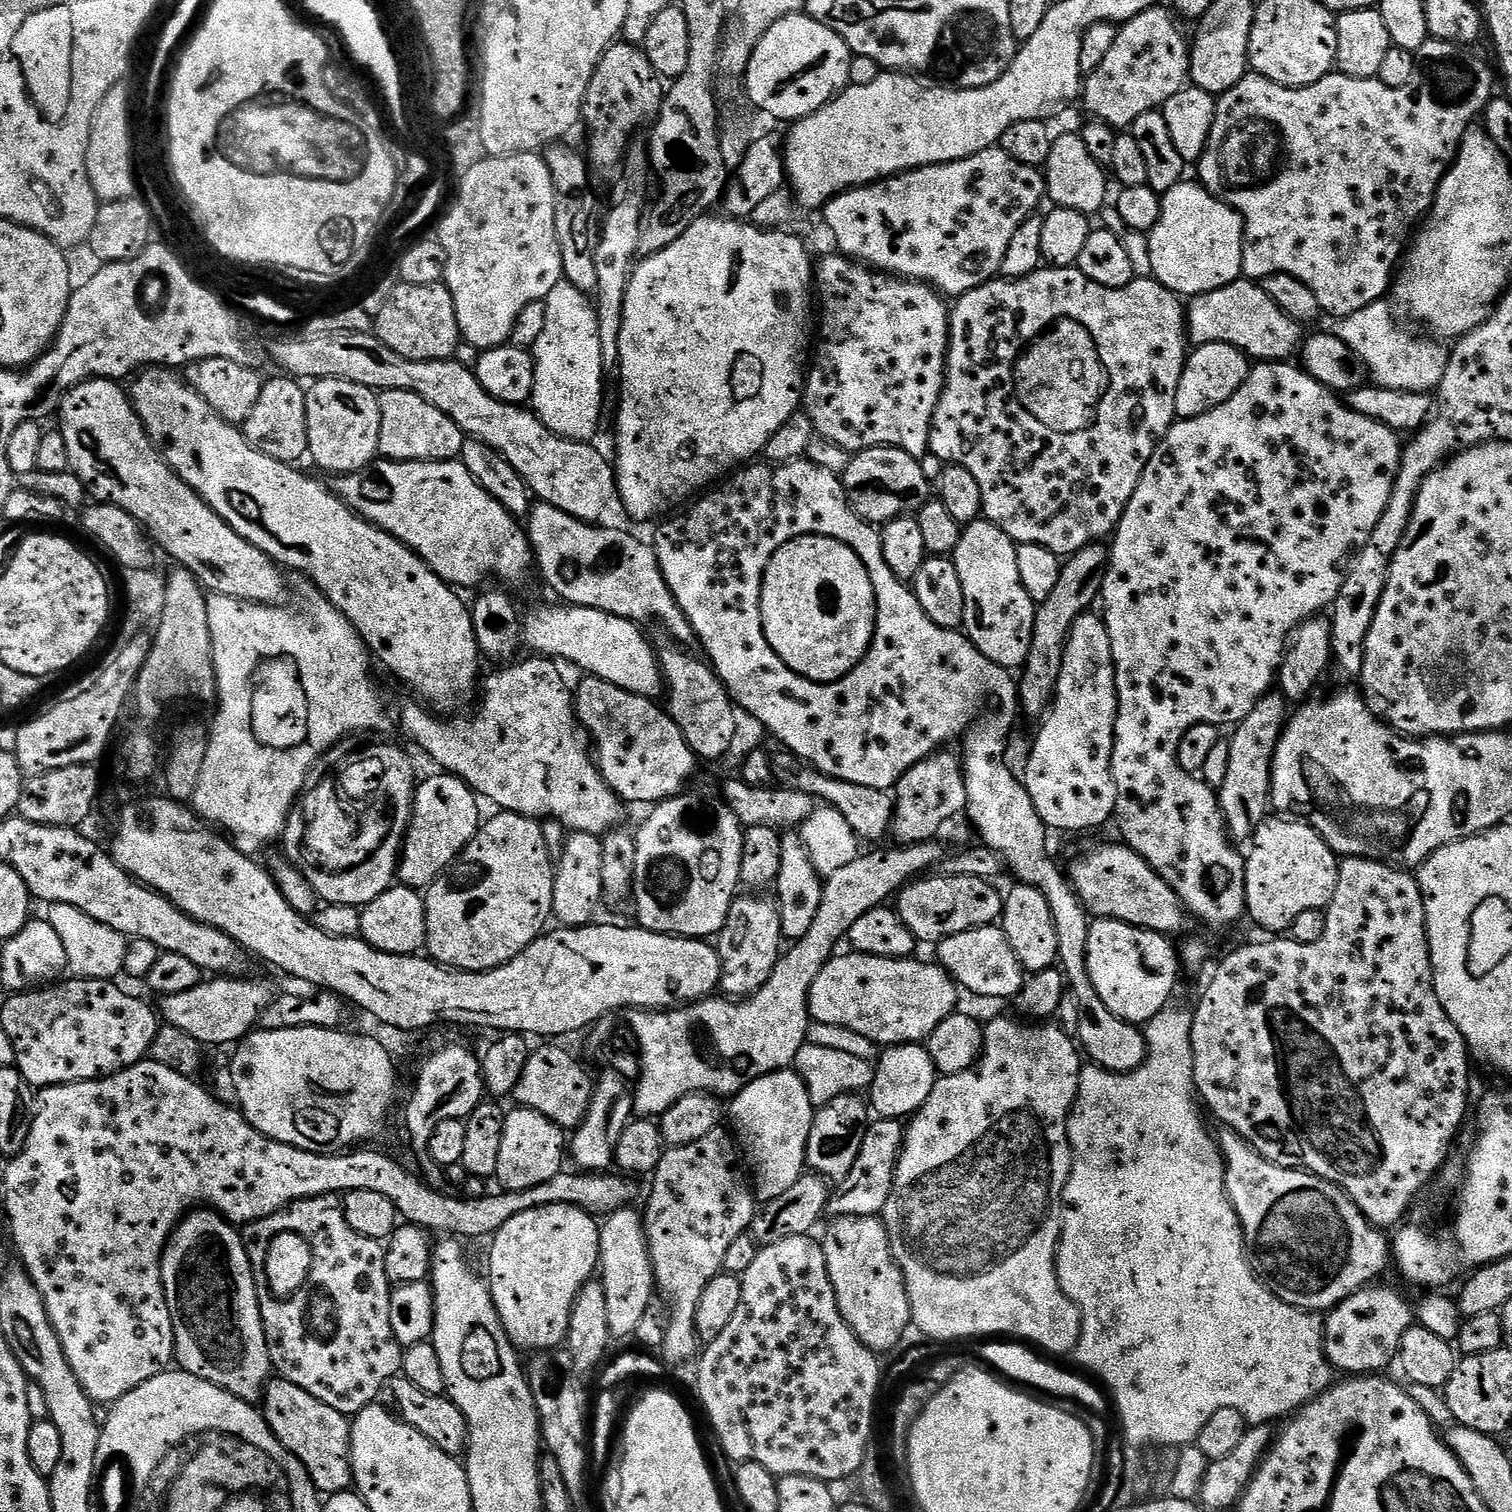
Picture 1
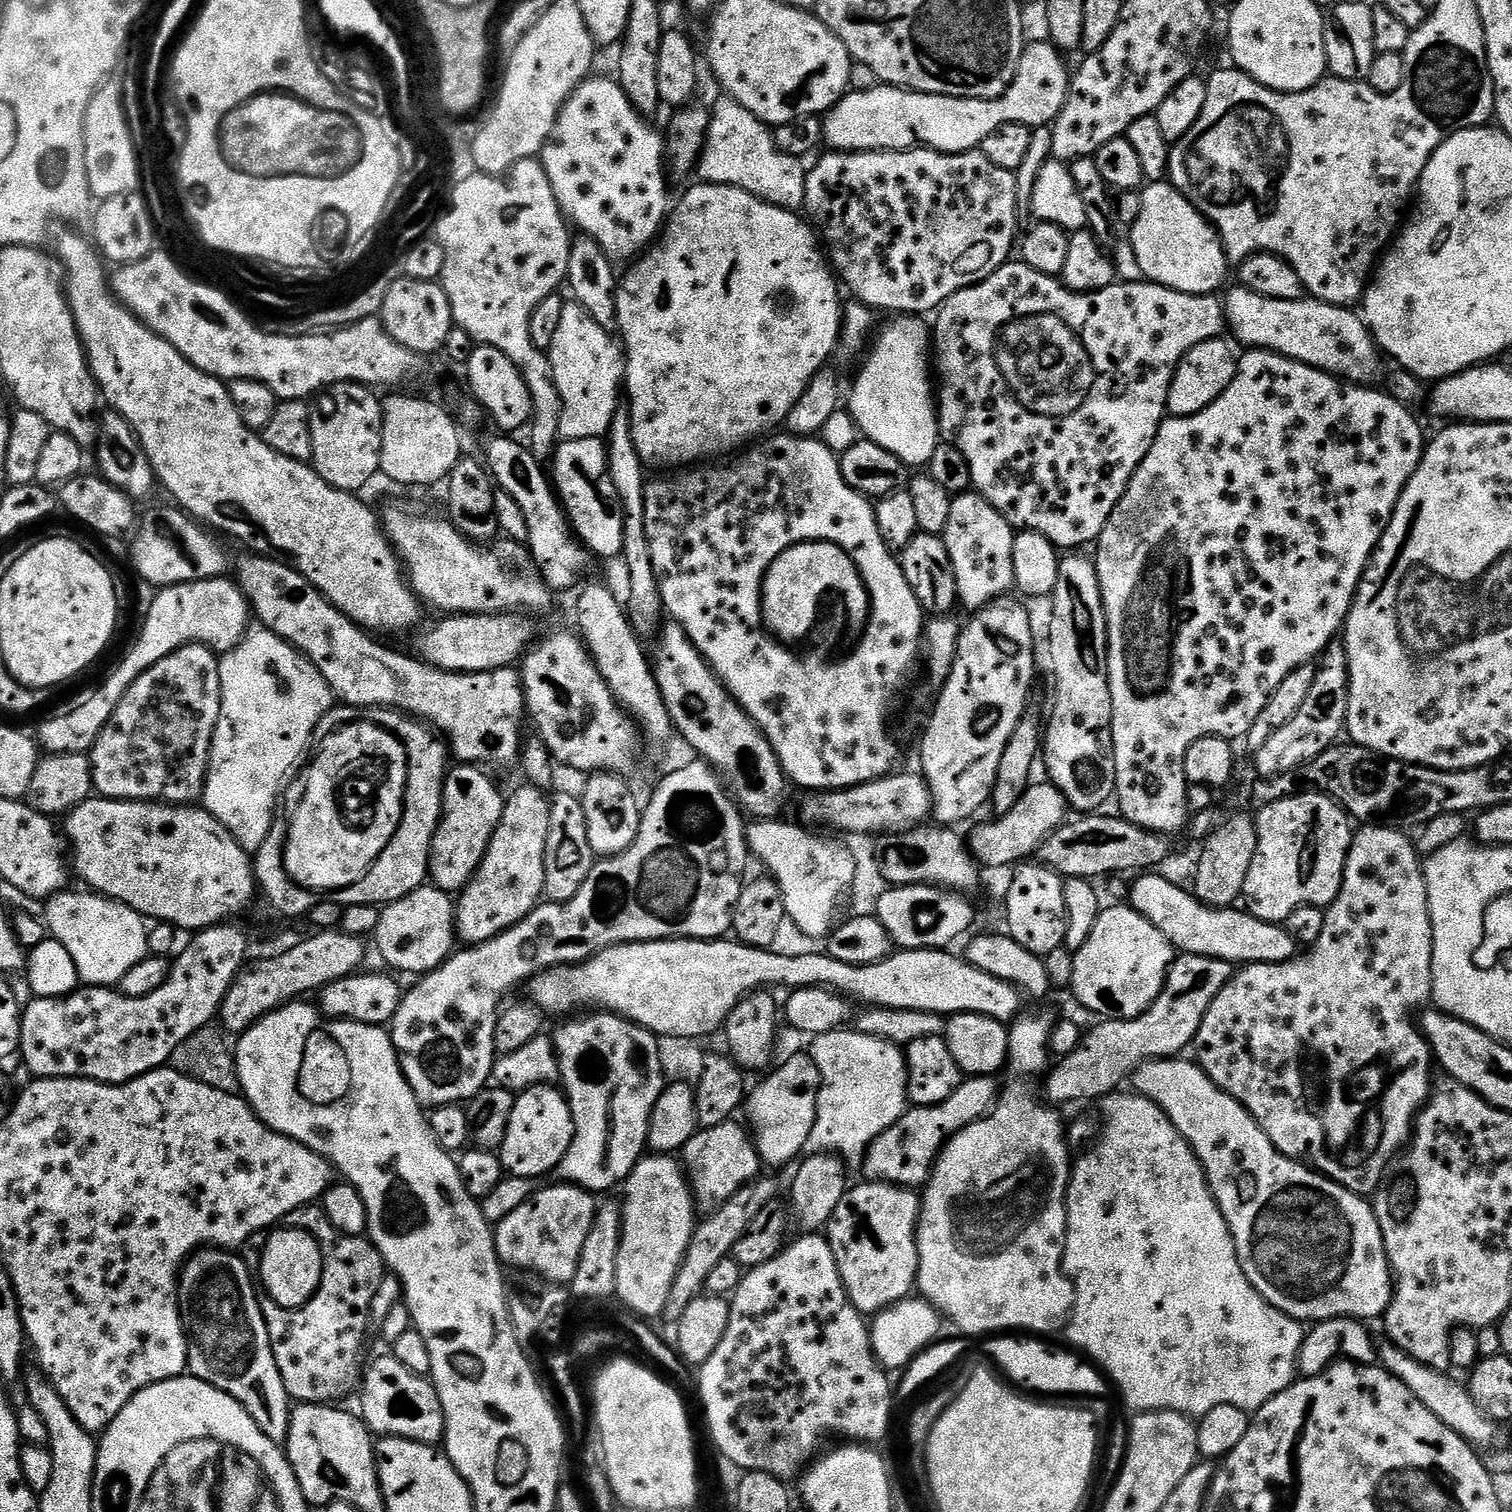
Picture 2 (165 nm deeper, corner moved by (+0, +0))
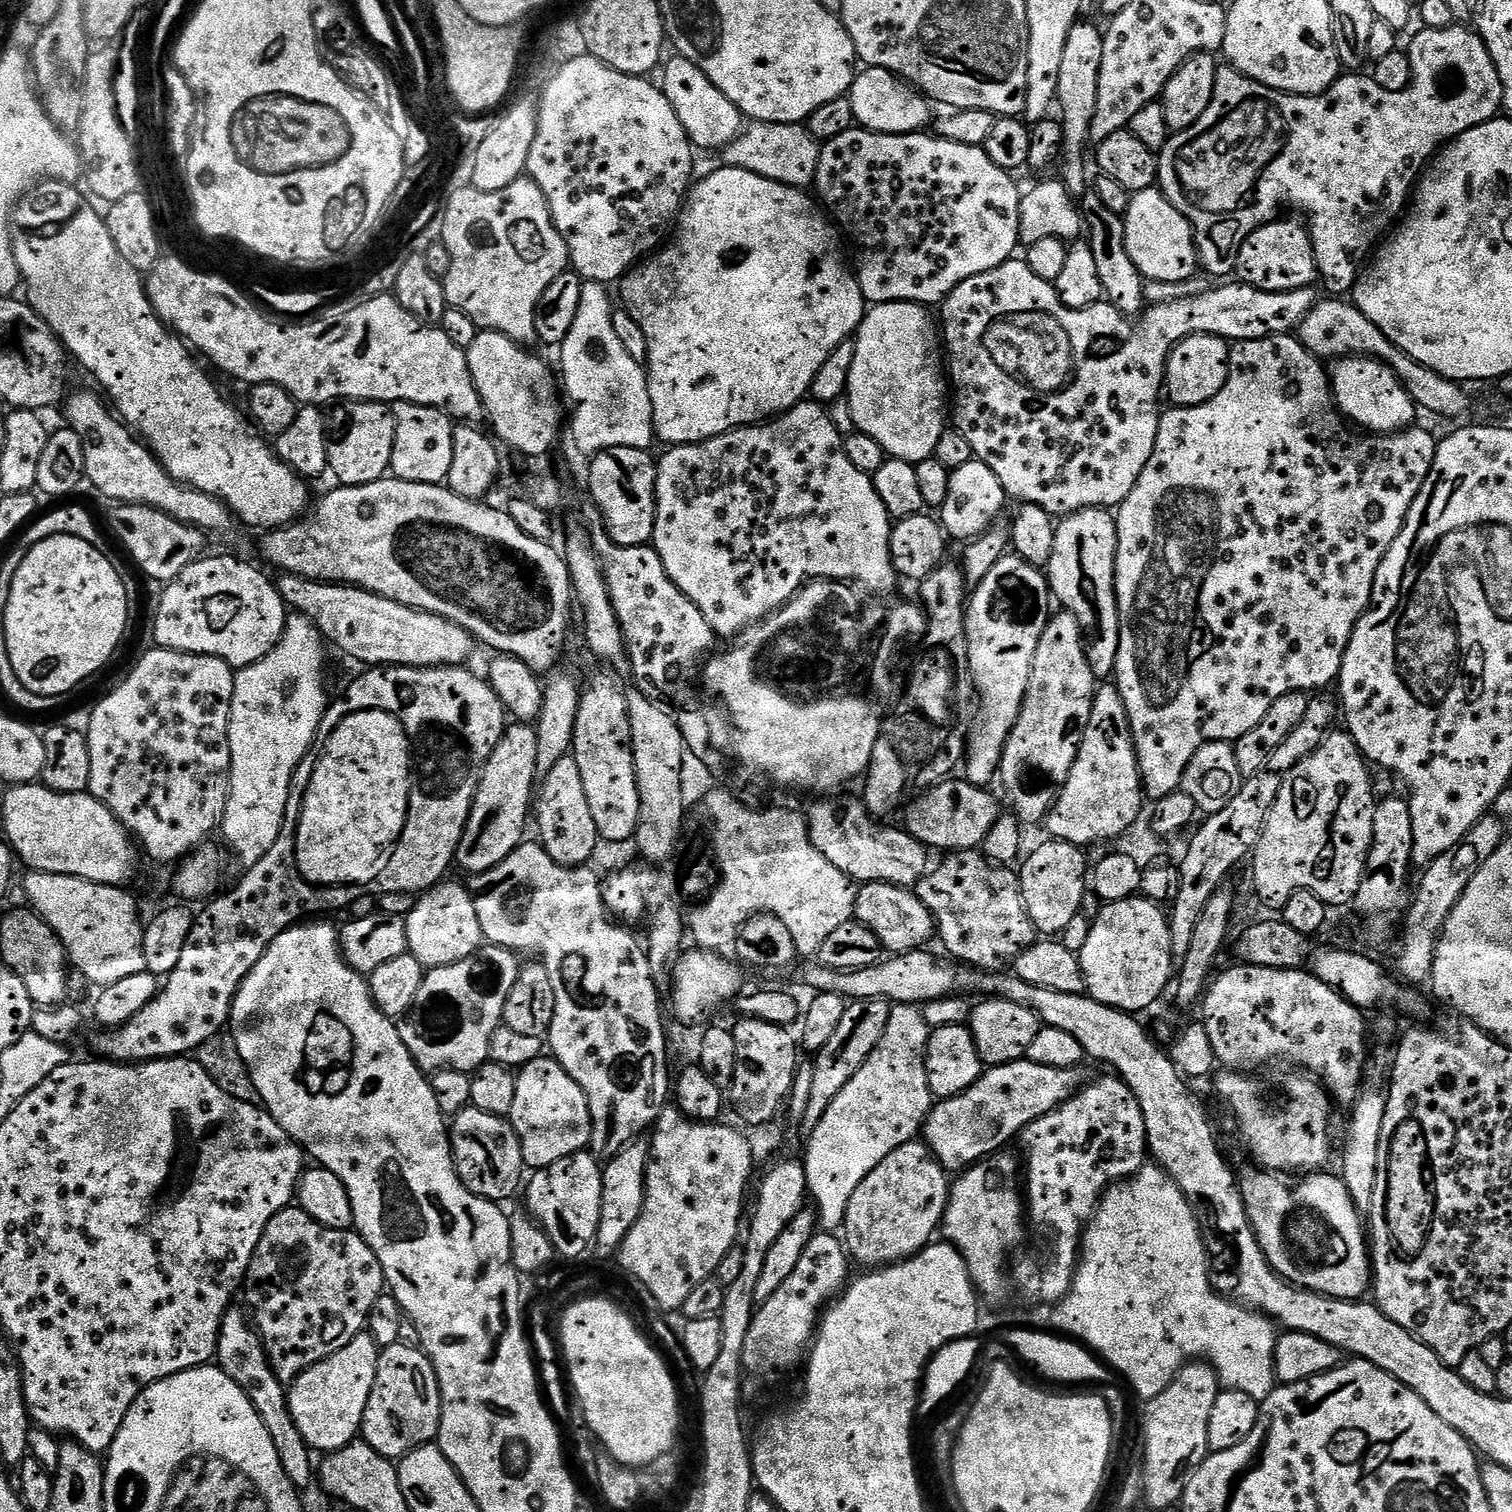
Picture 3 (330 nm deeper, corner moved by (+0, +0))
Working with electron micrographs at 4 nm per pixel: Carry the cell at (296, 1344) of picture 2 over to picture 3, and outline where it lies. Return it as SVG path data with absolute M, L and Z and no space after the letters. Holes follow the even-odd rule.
M299 1206L283 1208L268 1223L266 1230L262 1234L262 1238L258 1242L258 1246L254 1250L251 1260L248 1261L248 1273L244 1275L244 1283L242 1285L242 1297L244 1296L245 1302L248 1303L249 1309L247 1308L247 1311L250 1313L251 1323L258 1333L260 1341L264 1344L264 1353L268 1355L268 1362L272 1365L273 1374L285 1386L291 1385L292 1381L299 1378L308 1367L322 1362L323 1359L330 1358L336 1351L342 1350L347 1343L350 1343L356 1335L365 1331L368 1323L368 1315L374 1306L374 1302L378 1302L378 1298L385 1295L385 1292L386 1285L384 1283L382 1266L378 1262L374 1250L370 1250L370 1246L362 1239L360 1233L355 1230L343 1232L342 1230L334 1230L333 1228L322 1226L318 1222L314 1222L314 1218L310 1218L310 1214L306 1214Z

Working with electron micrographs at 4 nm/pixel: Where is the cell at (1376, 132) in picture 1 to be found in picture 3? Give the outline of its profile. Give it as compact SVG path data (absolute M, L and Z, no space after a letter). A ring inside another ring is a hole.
M1453 26L1442 30L1421 27L1419 31L1420 33L1412 40L1412 48L1407 49L1408 57L1412 59L1412 84L1401 92L1382 90L1382 86L1378 86L1378 82L1368 74L1344 74L1340 79L1335 80L1321 96L1289 96L1287 92L1275 92L1272 88L1262 86L1256 80L1243 76L1231 66L1217 67L1214 94L1210 98L1210 106L1206 106L1206 114L1202 114L1202 118L1198 118L1194 126L1169 135L1168 143L1158 153L1158 187L1164 197L1186 217L1192 227L1192 237L1196 239L1198 264L1203 271L1205 268L1212 276L1231 277L1236 271L1238 250L1242 242L1246 242L1248 235L1262 225L1269 224L1271 220L1277 219L1283 213L1280 212L1283 208L1293 208L1296 212L1304 212L1303 219L1306 221L1309 234L1312 235L1314 258L1320 271L1319 279L1322 284L1324 280L1325 286L1332 291L1329 293L1336 298L1351 293L1366 261L1373 255L1374 249L1381 243L1385 233L1397 223L1398 217L1405 211L1429 161L1437 155L1439 149L1455 140L1466 130L1484 124L1488 120L1497 119L1504 102L1504 91L1498 70L1490 58L1484 39L1471 27Z

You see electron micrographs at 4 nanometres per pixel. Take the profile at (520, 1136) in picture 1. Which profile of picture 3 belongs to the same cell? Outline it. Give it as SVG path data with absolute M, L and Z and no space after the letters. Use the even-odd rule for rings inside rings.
M541 1058L519 1069L510 1123L520 1143L524 1163L532 1170L585 1151L592 1139L588 1099L555 1058Z

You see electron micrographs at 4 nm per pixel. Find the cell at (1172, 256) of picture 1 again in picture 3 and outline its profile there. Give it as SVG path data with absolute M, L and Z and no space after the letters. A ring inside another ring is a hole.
M1159 187L1135 193L1122 219L1124 245L1145 280L1182 282L1197 275L1198 257L1192 227L1186 217L1164 197Z

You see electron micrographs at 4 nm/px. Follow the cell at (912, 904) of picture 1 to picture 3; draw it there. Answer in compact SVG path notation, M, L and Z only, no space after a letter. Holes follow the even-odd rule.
M860 884L856 893L855 923L870 929L878 938L881 949L888 954L919 952L929 947L928 943L937 935L936 919L926 910L926 906L916 897L915 891L898 888L893 884Z

